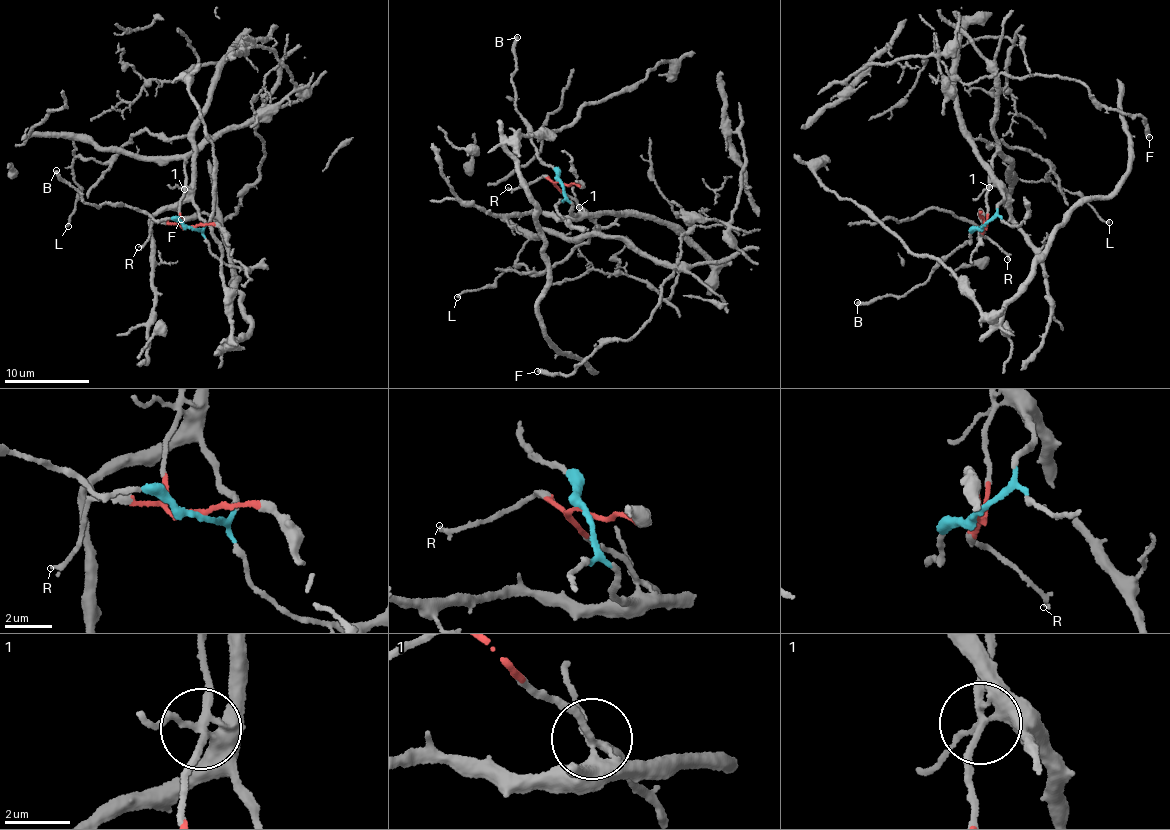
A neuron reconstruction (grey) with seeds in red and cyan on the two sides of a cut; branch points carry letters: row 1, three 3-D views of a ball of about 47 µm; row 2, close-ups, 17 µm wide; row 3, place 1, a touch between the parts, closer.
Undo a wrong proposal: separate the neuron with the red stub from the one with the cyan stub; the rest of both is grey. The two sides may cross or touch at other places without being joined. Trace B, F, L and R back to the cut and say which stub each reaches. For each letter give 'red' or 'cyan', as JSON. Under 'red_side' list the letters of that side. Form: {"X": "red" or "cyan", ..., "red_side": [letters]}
{"B": "cyan", "F": "red", "L": "red", "R": "red", "red_side": ["F", "L", "R"]}

